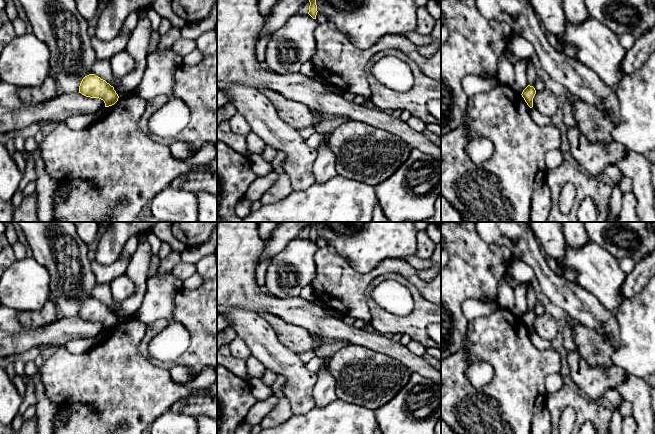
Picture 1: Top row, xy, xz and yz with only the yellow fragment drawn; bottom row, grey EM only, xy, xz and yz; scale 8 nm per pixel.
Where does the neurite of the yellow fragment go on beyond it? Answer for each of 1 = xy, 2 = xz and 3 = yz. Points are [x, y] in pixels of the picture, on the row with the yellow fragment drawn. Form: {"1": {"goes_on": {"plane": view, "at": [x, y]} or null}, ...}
{"1": {"goes_on": null}, "2": {"goes_on": null}, "3": {"goes_on": null}}

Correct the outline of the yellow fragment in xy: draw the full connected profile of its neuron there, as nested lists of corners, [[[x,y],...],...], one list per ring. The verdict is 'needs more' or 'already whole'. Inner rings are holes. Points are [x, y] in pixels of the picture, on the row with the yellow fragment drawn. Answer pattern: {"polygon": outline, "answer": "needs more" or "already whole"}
{"polygon": [[[89,74],[82,79],[79,93],[86,97],[103,100],[105,107],[114,105],[119,98],[114,87],[95,74]]], "answer": "already whole"}

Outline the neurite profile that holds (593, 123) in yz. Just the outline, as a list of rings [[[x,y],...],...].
[[[578,100],[572,104],[576,126],[593,144],[613,141],[611,132],[616,124],[594,105]]]

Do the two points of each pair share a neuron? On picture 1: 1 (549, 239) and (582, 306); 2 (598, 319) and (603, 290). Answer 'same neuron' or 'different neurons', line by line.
1: different neurons
2: different neurons

